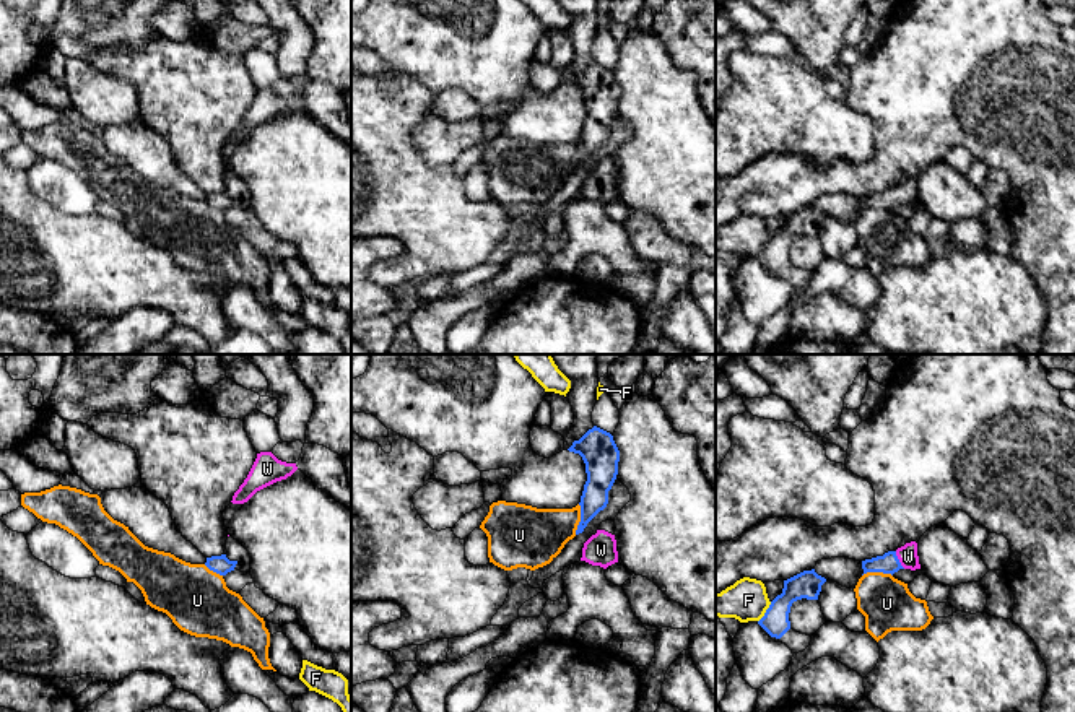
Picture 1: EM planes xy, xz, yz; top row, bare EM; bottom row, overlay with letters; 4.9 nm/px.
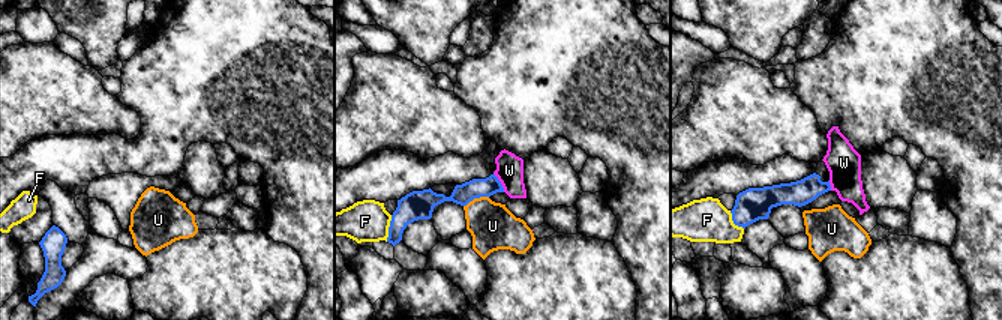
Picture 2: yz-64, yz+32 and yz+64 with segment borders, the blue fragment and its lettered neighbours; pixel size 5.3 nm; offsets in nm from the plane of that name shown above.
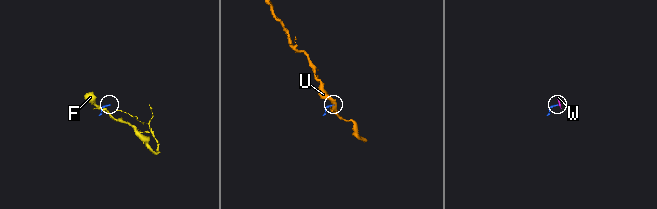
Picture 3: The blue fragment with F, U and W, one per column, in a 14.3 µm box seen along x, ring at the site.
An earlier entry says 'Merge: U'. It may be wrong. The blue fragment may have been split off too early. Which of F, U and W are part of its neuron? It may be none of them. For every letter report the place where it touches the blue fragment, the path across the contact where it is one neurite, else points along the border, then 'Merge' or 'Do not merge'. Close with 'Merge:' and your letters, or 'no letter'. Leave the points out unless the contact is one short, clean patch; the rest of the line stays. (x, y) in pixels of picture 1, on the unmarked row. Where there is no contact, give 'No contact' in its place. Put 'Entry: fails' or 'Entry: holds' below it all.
F: Touches blue at yz (766, 247). Boundary: yz (771, 238), (758, 257). Do not merge
U: Touches blue at xz (581, 155). Boundary: xz (579, 140), (579, 160), (574, 169). Do not merge
W: Touches blue at yz (898, 195). Path across: yz (888, 199), (898, 195), (908, 192). Merge
Merge: W
Entry: fails

